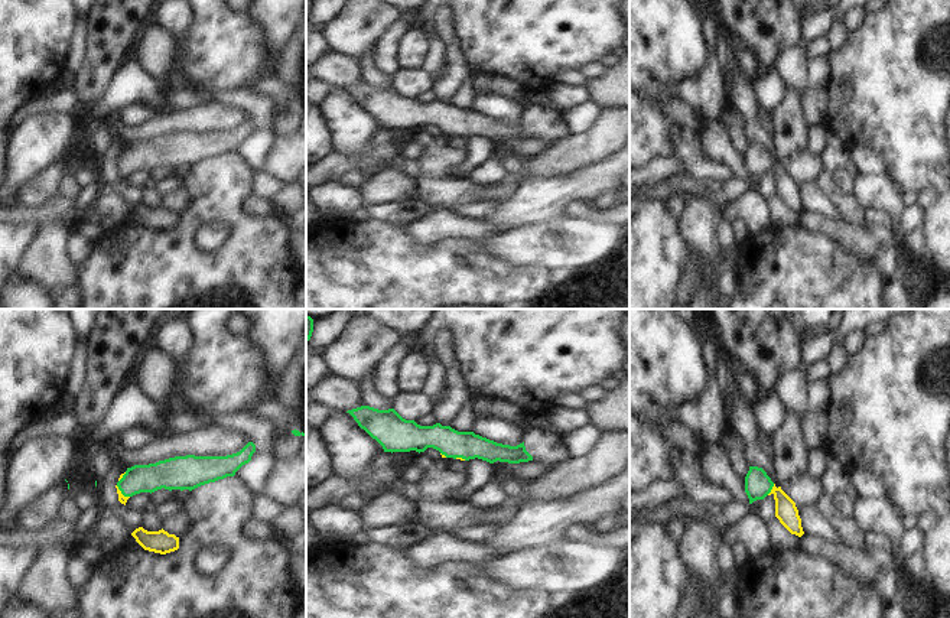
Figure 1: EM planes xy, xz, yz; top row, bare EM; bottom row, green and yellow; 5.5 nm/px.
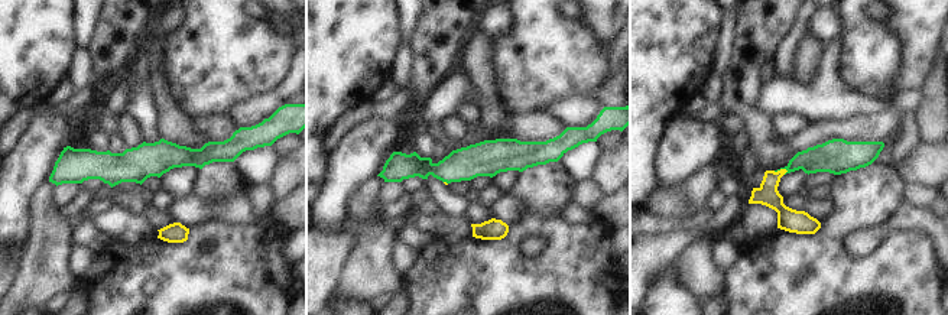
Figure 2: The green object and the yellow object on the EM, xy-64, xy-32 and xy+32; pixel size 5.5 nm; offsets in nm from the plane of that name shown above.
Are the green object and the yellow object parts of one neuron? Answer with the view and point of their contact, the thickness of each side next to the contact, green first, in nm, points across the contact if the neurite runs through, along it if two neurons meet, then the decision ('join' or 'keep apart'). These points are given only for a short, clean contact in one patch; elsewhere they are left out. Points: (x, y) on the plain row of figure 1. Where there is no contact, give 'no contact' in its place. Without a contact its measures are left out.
contact yz (771, 165); calibres 150 and 120 nm; way yz (758, 160), (771, 165), (781, 175), (786, 188); join

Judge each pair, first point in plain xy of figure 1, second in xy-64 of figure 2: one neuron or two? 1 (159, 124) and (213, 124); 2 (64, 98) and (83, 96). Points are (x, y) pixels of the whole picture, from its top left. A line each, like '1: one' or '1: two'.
1: one
2: one

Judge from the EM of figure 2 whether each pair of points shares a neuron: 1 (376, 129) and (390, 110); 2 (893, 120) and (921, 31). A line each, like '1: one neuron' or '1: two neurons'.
1: two neurons
2: two neurons

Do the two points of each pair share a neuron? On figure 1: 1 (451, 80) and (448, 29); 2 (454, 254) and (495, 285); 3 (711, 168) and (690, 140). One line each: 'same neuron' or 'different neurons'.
1: same neuron
2: same neuron
3: same neuron

